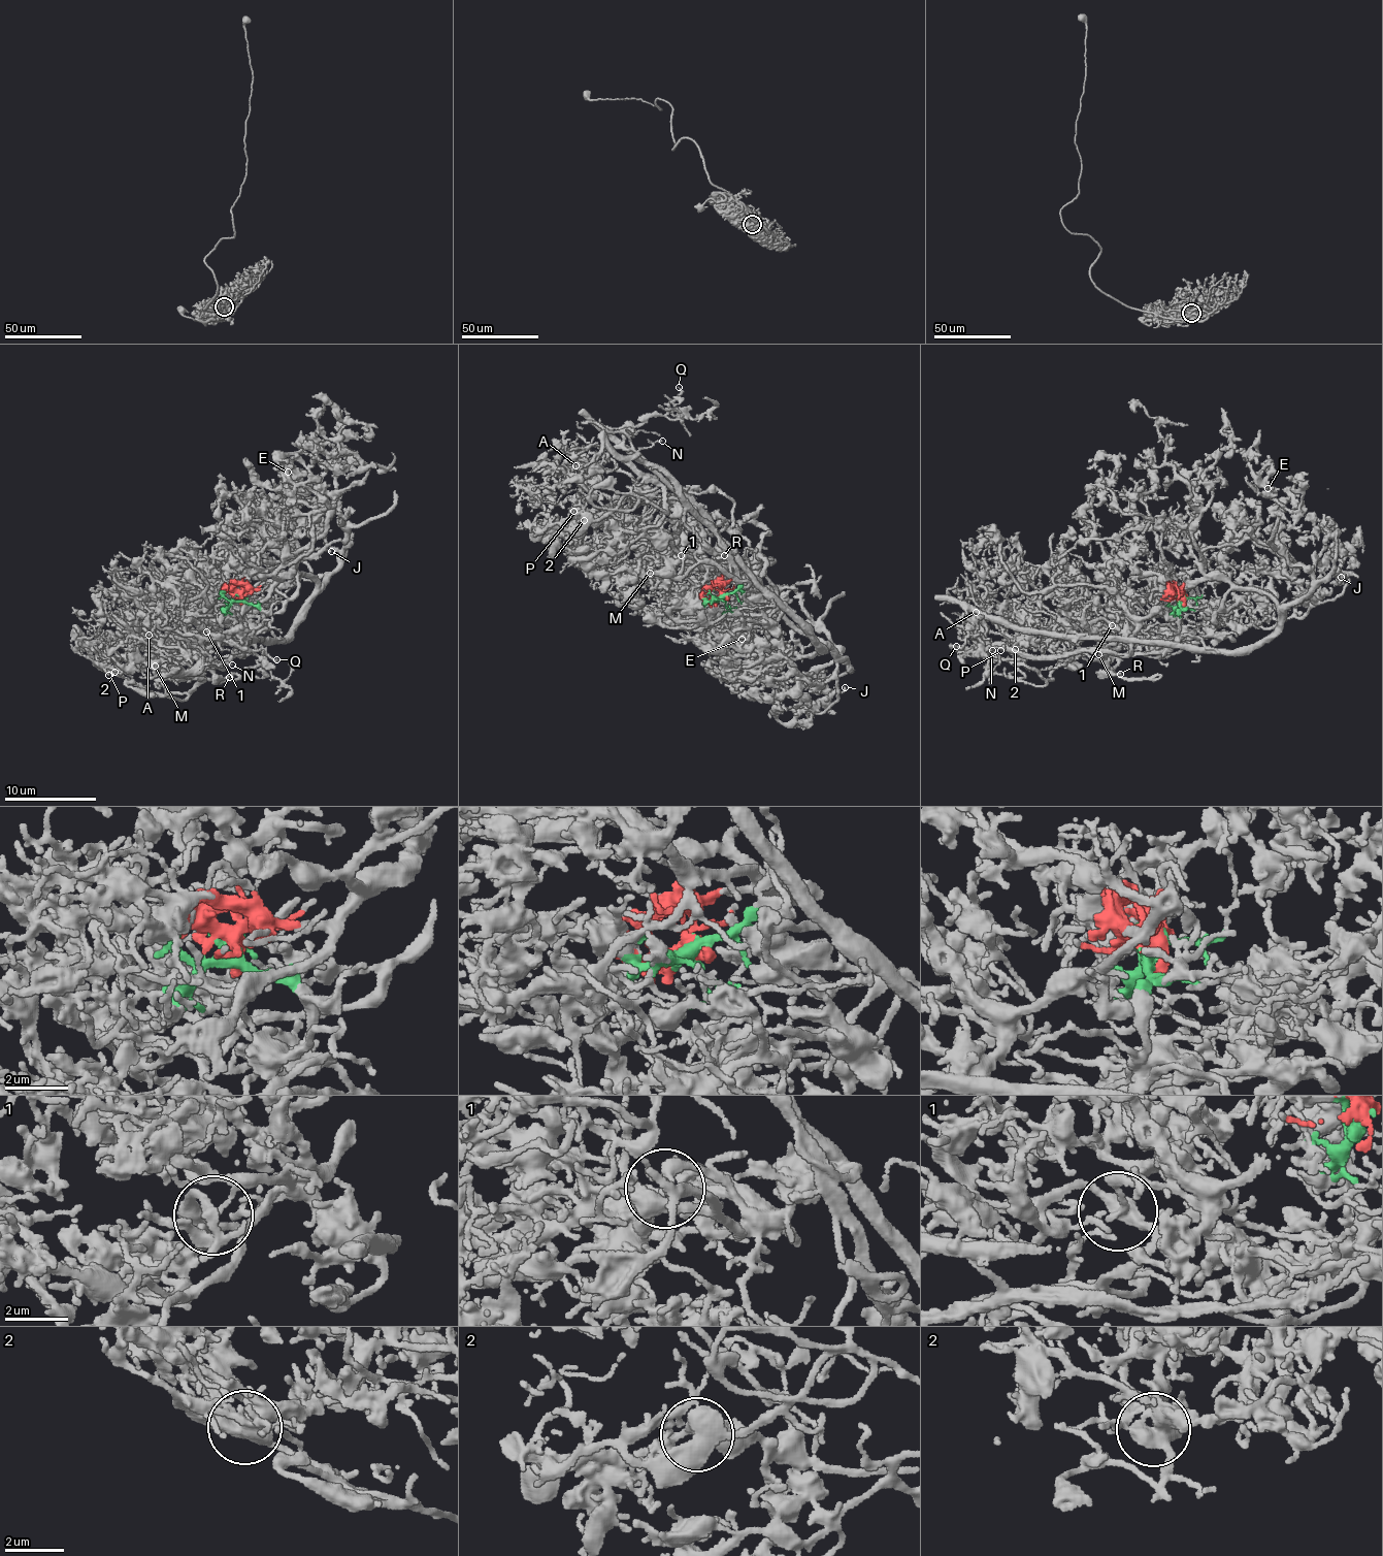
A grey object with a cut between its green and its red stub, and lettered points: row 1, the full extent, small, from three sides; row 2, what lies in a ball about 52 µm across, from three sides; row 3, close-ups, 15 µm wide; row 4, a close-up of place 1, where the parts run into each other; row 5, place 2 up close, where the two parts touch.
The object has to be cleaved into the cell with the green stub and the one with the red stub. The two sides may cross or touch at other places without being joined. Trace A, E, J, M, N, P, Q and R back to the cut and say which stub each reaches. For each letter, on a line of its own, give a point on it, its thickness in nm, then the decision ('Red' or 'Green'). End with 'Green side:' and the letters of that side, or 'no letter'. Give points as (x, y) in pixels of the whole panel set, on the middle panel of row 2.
A: Place: (575, 465). Thickness 110 nm. Green
E: Place: (742, 639). Thickness 420 nm. Red
J: Place: (845, 687). Thickness 170 nm. Red
M: Place: (650, 573). Thickness 160 nm. Green
N: Place: (662, 441). Thickness 120 nm. Green
P: Place: (573, 511). Thickness 130 nm. Green
Q: Place: (679, 387). Thickness 180 nm. Green
R: Place: (724, 555). Thickness 130 nm. Green
Green side: A, M, N, P, Q, R

